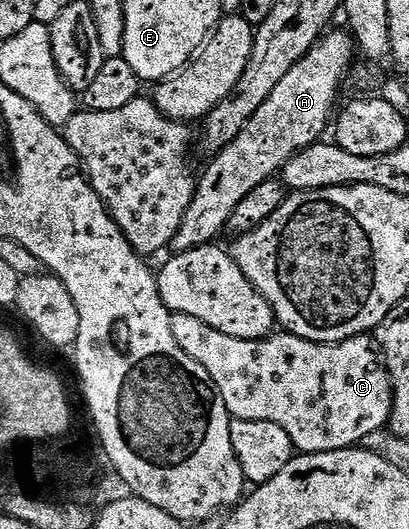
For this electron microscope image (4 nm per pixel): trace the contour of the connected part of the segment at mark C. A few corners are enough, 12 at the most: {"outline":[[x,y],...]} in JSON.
{"outline":[[172,314],[228,416],[299,453],[388,426],[391,379],[366,334],[229,337]]}

